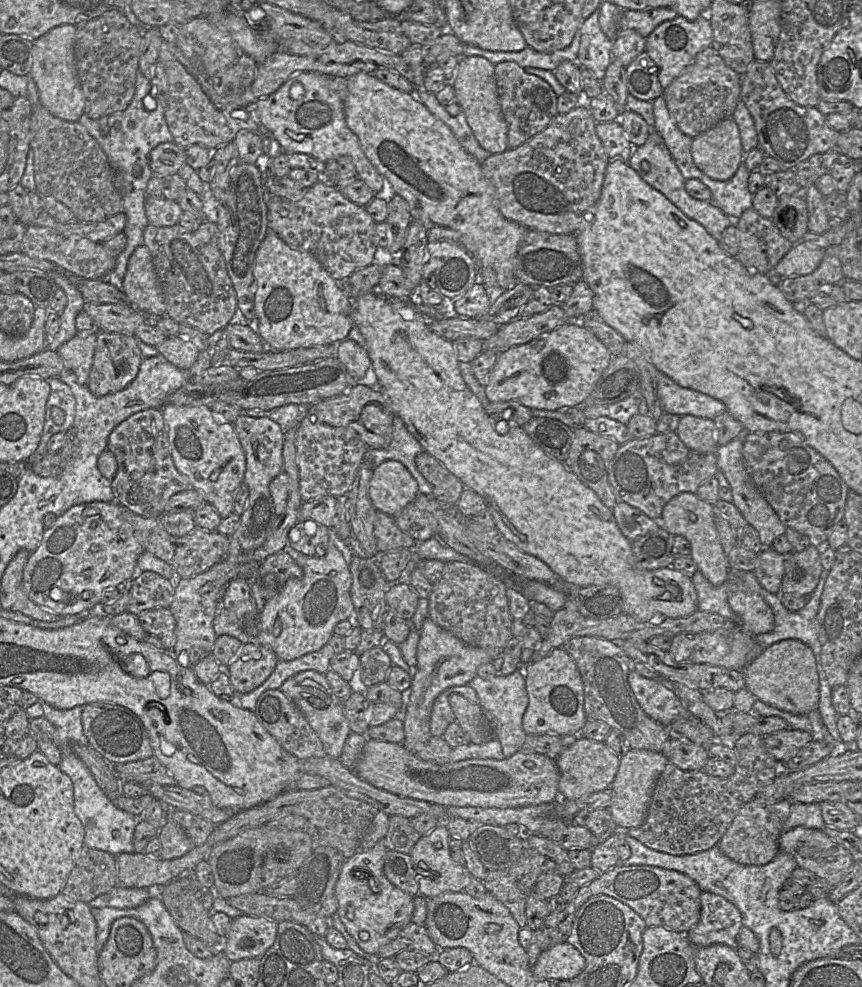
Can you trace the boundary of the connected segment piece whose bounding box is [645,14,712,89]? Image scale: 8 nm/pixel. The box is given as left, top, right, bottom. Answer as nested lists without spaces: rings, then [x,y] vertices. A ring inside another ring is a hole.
[[[707,14],[689,21],[682,16],[658,25],[646,38],[645,52],[658,67],[658,79],[663,89],[667,88],[695,59],[697,54],[710,47],[712,28]]]

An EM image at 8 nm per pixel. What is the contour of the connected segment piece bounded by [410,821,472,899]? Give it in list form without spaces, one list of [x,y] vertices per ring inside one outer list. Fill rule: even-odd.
[[[440,821],[430,833],[421,836],[410,852],[414,869],[418,874],[419,894],[427,899],[443,892],[461,892],[472,877],[465,865],[452,859],[449,835],[444,821]]]

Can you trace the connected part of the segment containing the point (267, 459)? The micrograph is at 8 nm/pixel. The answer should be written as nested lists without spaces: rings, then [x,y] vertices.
[[[240,414],[233,424],[245,452],[244,482],[249,488],[247,506],[241,515],[238,528],[229,535],[227,555],[223,558],[227,562],[237,563],[237,557],[241,553],[254,550],[264,543],[278,517],[269,491],[269,484],[283,471],[284,433],[279,424],[267,417],[256,418]]]

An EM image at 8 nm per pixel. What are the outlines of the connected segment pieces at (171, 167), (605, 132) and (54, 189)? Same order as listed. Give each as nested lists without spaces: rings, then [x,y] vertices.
[[[177,143],[159,144],[149,153],[149,164],[154,175],[164,178],[178,171],[186,163],[186,148]]]
[[[618,120],[608,123],[596,123],[595,131],[609,160],[629,161],[634,146],[628,140]]]
[[[40,105],[31,114],[29,145],[34,153],[34,178],[39,195],[51,196],[63,203],[73,212],[78,222],[99,223],[122,212],[122,198],[114,187],[108,158],[99,143],[78,121],[65,121]]]

